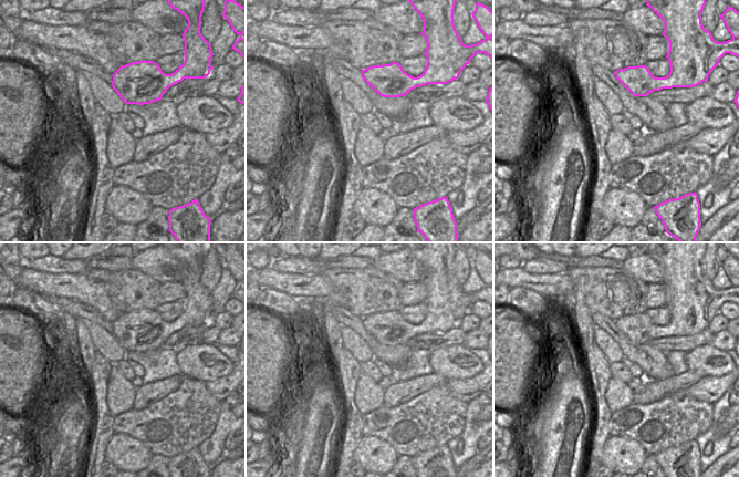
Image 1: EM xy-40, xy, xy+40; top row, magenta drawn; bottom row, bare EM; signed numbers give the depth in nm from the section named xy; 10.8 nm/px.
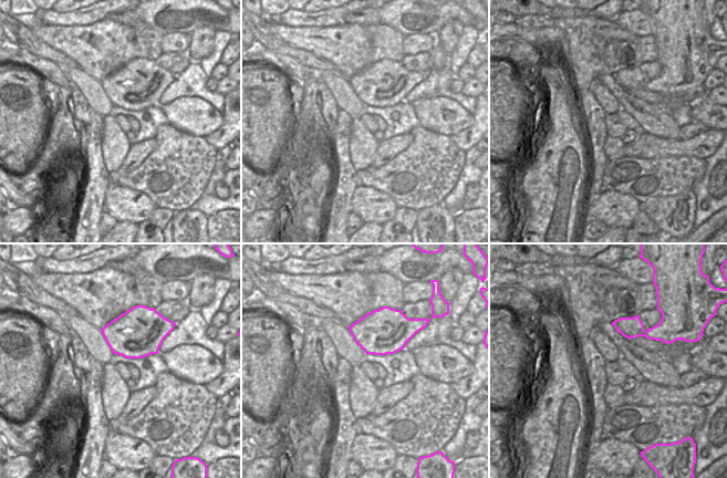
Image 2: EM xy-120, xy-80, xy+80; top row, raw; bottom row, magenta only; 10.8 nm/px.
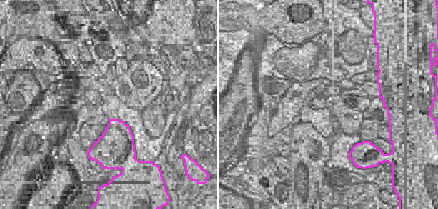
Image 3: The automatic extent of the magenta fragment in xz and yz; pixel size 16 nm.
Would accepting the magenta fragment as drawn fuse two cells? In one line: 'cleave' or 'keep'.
keep

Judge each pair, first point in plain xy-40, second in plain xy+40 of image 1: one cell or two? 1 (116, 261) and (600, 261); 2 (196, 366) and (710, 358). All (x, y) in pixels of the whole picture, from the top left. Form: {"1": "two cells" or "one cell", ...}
{"1": "one cell", "2": "one cell"}

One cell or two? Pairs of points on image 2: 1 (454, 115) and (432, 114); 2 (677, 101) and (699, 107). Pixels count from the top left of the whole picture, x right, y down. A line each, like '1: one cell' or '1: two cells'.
1: one cell
2: two cells

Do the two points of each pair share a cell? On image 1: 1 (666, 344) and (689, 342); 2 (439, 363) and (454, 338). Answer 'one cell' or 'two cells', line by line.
1: one cell
2: two cells

